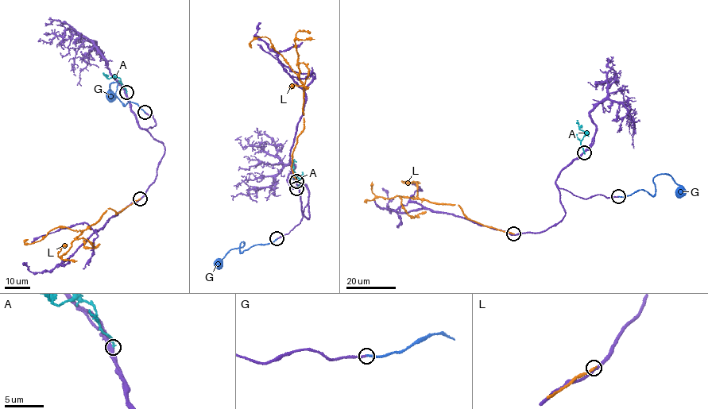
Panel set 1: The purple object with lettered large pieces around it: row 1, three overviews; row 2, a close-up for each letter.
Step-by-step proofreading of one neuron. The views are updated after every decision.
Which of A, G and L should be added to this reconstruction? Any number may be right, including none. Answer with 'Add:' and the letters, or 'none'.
Add: G

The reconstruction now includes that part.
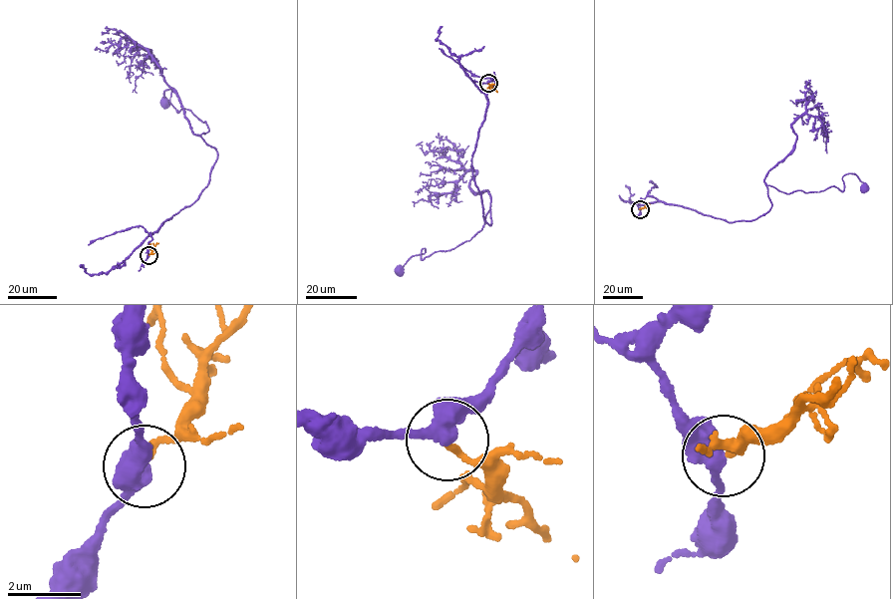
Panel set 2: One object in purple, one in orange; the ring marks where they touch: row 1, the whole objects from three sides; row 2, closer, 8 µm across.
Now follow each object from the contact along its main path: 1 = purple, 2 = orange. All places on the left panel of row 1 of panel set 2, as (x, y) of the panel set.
1: (148, 255), (149, 234), (198, 197), (217, 154), (200, 136), (205, 121), (177, 113), (170, 89), (165, 102)
2: (148, 255), (158, 243)

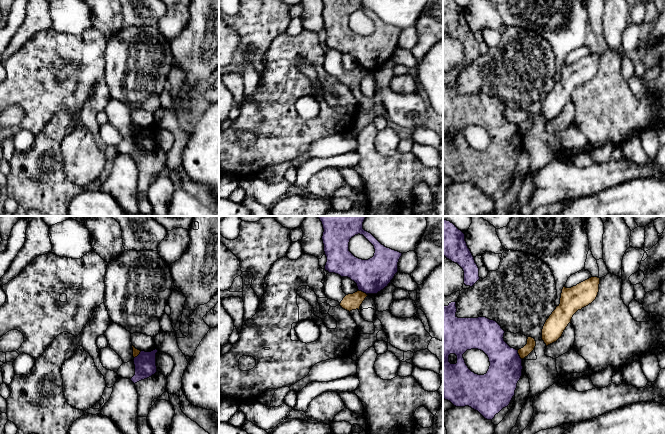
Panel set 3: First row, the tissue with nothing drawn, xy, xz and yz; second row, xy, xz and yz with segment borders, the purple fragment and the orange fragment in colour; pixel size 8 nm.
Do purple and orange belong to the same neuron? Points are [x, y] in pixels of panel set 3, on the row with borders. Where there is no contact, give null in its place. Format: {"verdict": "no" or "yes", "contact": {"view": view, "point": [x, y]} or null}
{"verdict": "no", "contact": {"view": "yz", "point": [518, 355]}}

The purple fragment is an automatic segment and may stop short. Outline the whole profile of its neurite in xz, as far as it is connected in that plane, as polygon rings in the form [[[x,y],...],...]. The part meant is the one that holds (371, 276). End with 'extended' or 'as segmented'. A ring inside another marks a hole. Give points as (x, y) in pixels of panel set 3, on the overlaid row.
[[[317,216],[323,225],[324,252],[327,257],[326,271],[341,277],[348,277],[357,284],[358,290],[366,294],[377,294],[391,283],[398,272],[398,262],[402,253],[382,245],[371,233],[363,229],[367,216]],[[355,235],[363,235],[375,249],[374,256],[368,260],[355,257],[349,251],[349,242]]]; as segmented

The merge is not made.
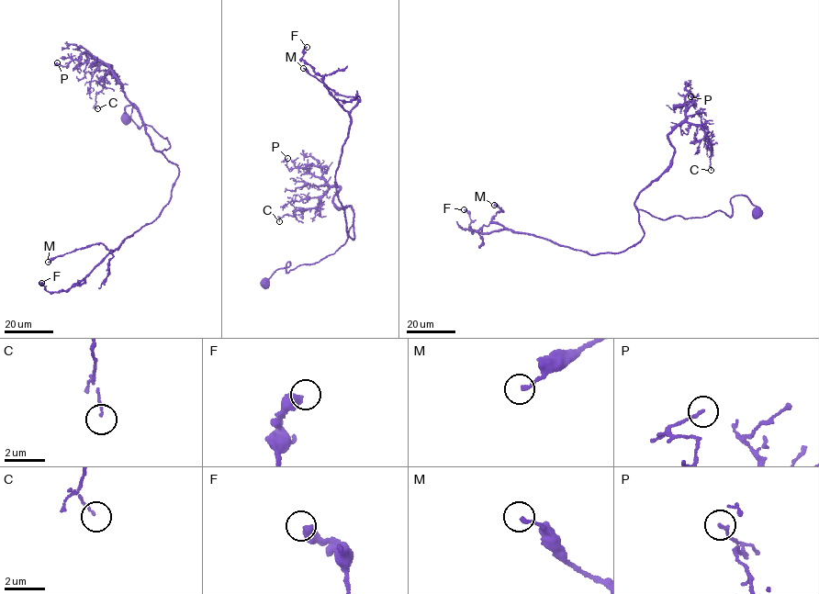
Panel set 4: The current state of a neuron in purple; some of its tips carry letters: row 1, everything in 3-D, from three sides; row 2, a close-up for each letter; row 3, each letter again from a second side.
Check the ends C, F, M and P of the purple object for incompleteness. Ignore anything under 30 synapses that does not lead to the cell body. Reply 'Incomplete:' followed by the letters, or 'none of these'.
Incomplete: none of these

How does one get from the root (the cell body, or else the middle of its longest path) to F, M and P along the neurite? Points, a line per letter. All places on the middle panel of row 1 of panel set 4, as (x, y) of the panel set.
F: (265, 284), (332, 254), (353, 217), (354, 238), (335, 180), (350, 112), (302, 60), (307, 47)
M: (265, 284), (288, 262), (286, 273), (332, 254), (353, 217), (354, 238), (335, 174), (357, 99), (303, 68)
P: (265, 284), (288, 262), (286, 273), (332, 254), (353, 223), (351, 206), (333, 201), (340, 187), (287, 158)

